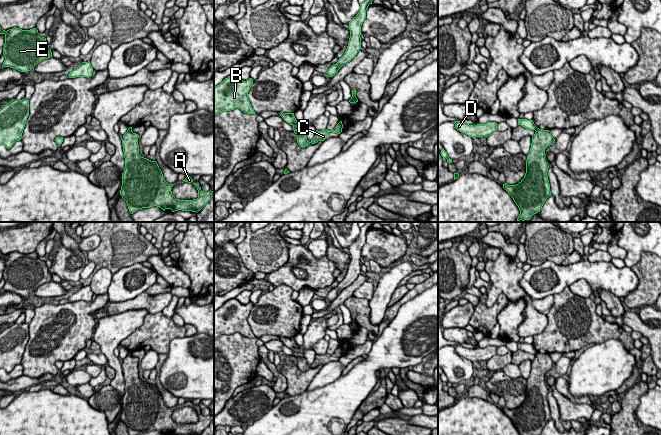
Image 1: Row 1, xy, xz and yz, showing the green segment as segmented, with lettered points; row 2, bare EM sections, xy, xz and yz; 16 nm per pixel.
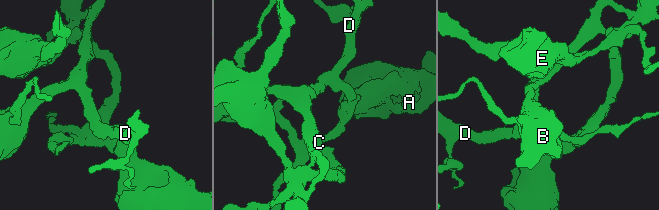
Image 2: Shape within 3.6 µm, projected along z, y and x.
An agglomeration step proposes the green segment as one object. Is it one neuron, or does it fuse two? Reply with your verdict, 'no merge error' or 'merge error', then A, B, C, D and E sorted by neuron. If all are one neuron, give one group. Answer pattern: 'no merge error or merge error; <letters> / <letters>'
merge error; A C E / B D

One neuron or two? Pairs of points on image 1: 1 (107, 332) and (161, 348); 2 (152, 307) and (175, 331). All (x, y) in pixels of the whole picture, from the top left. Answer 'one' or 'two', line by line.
1: two
2: two

